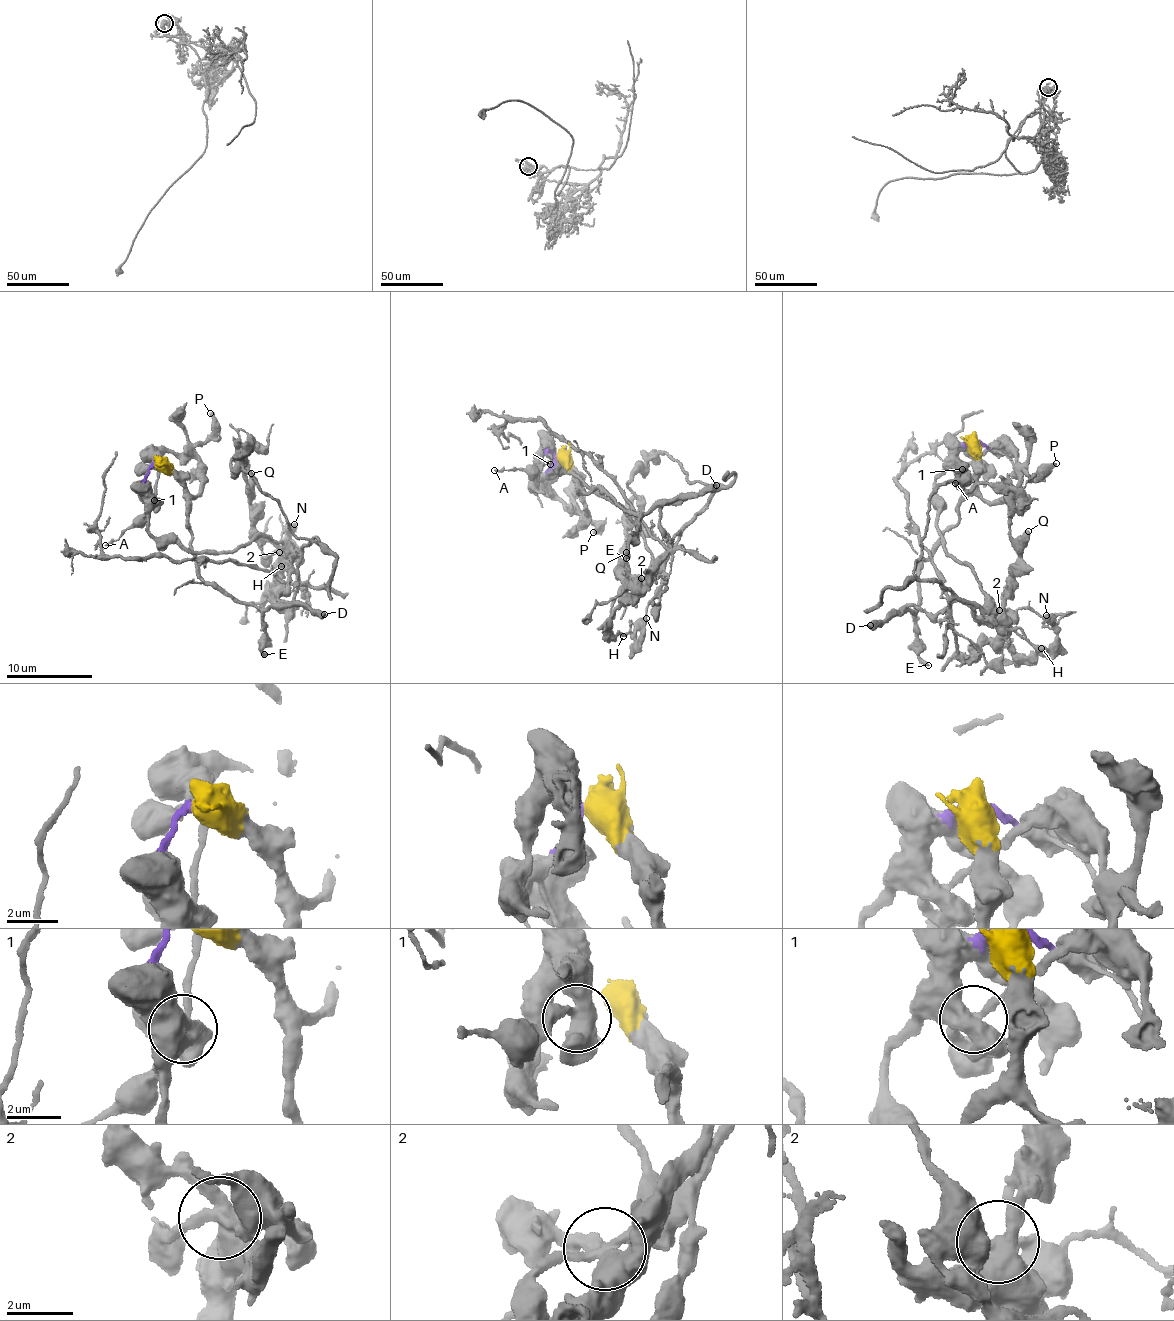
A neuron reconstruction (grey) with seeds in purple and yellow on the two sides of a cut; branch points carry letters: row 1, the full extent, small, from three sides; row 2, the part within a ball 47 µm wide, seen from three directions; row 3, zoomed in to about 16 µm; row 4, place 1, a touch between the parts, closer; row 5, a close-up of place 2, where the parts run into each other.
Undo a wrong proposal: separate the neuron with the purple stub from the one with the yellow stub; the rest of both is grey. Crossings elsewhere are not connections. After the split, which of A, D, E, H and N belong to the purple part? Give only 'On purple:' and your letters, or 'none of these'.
On purple: N

